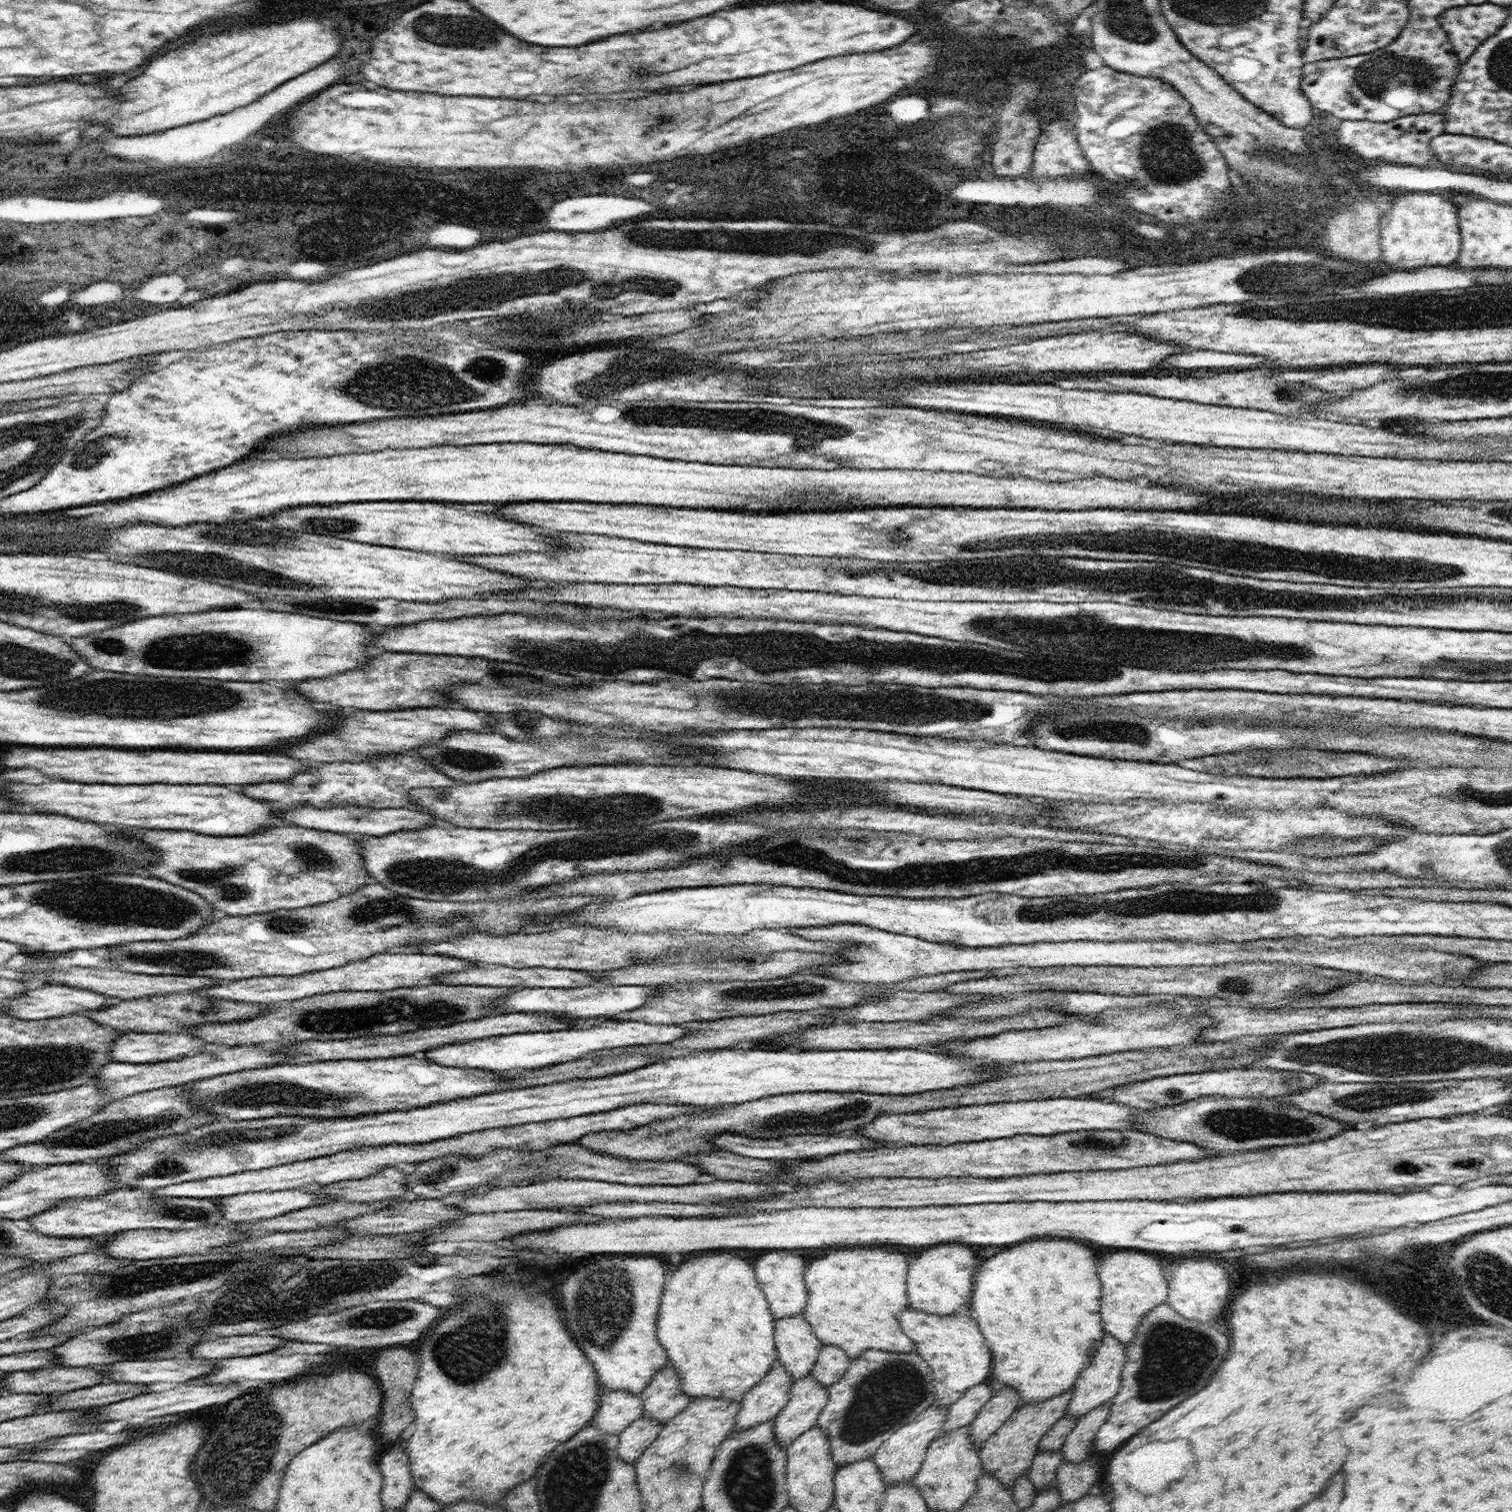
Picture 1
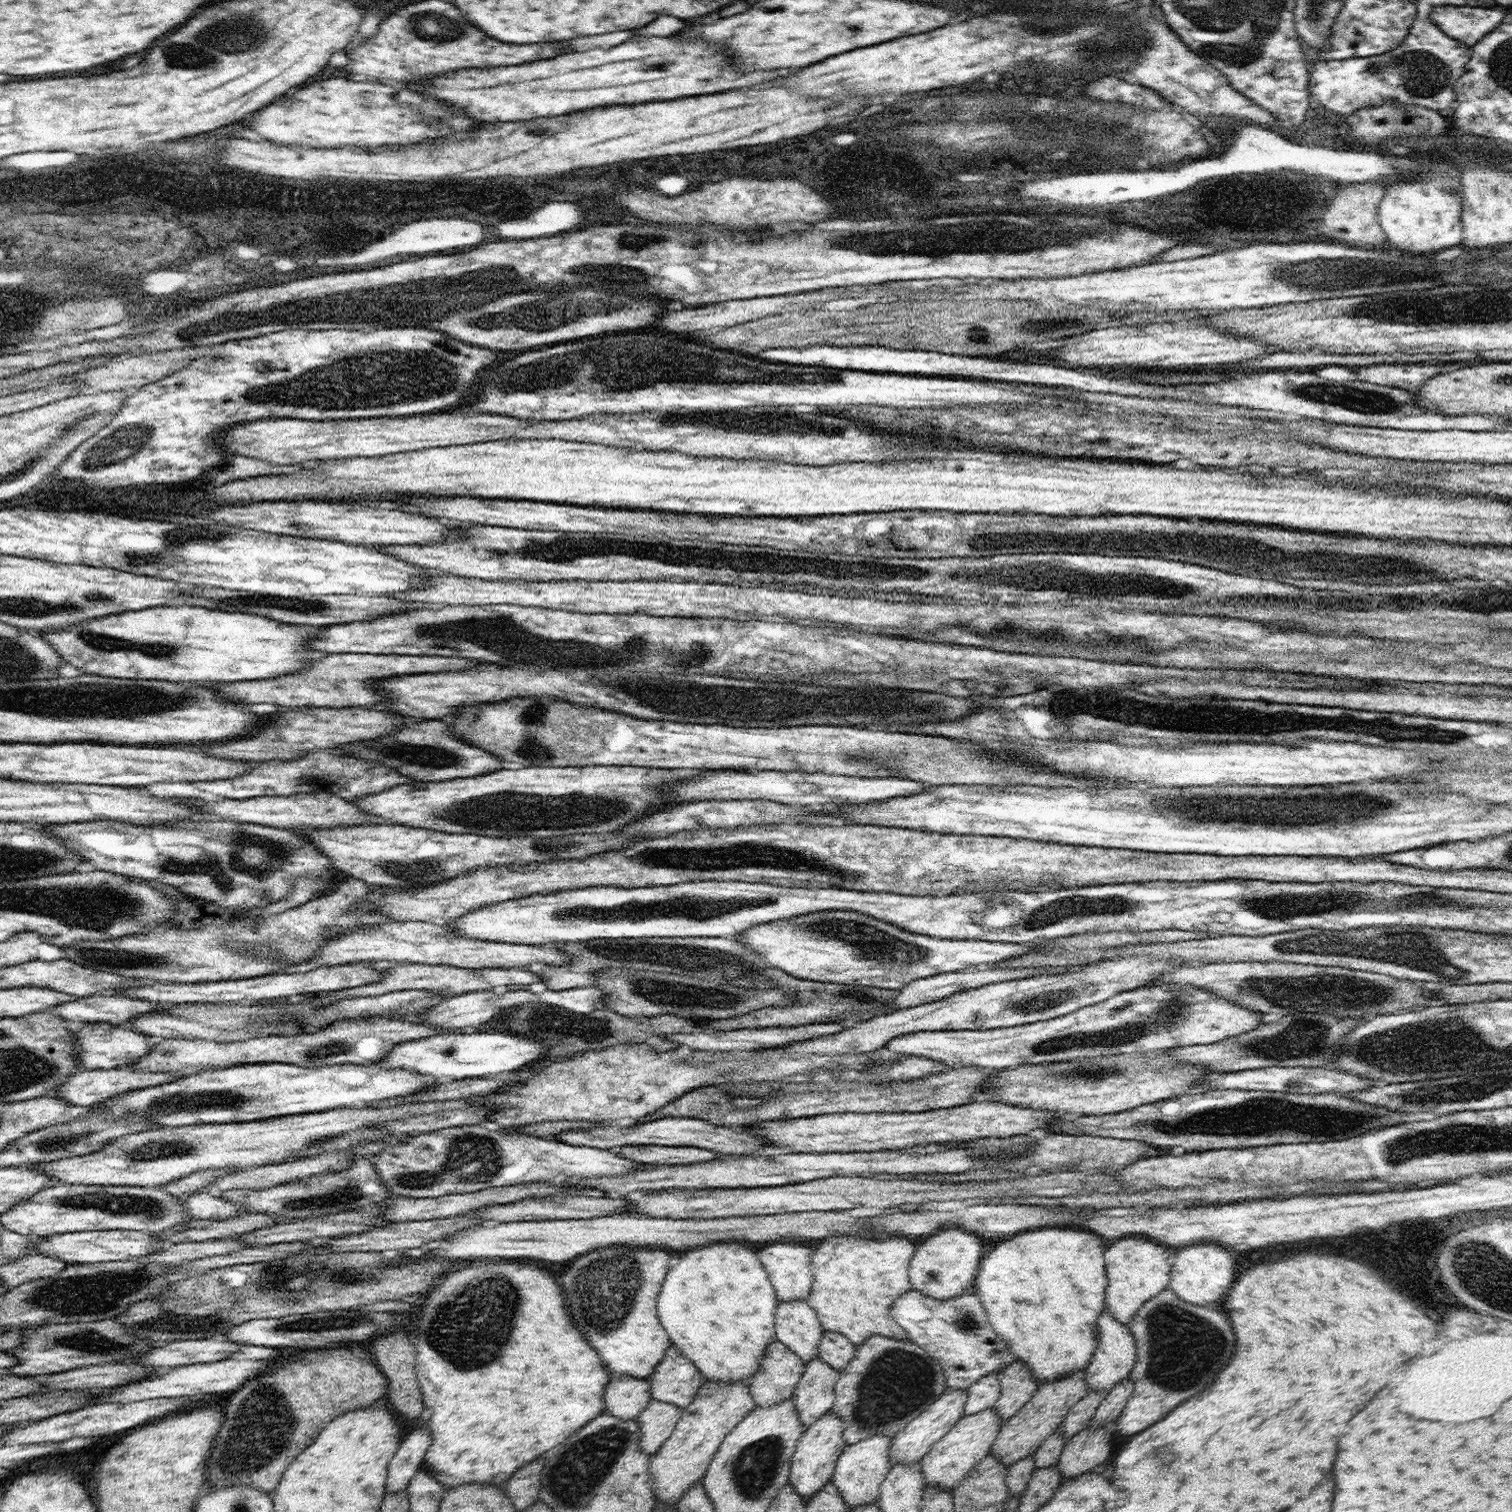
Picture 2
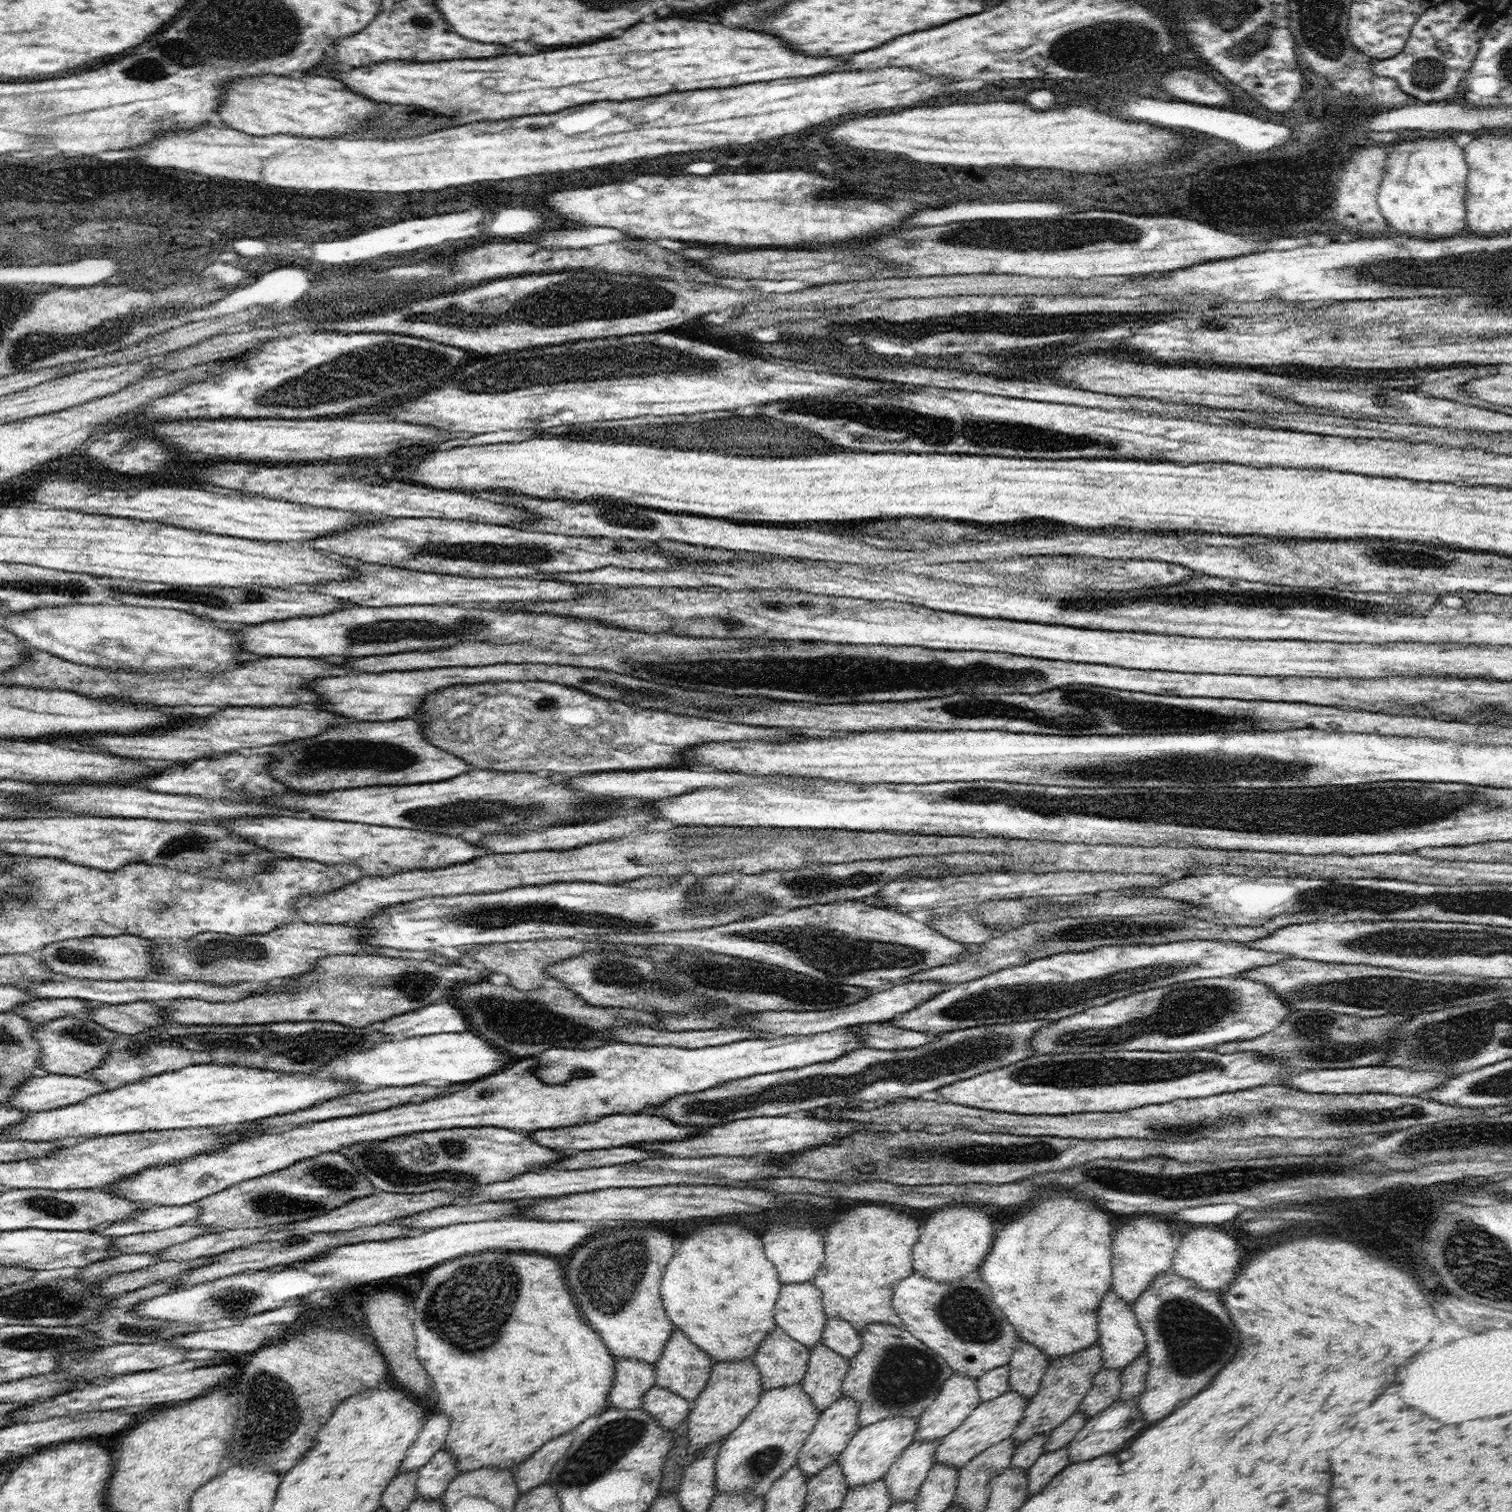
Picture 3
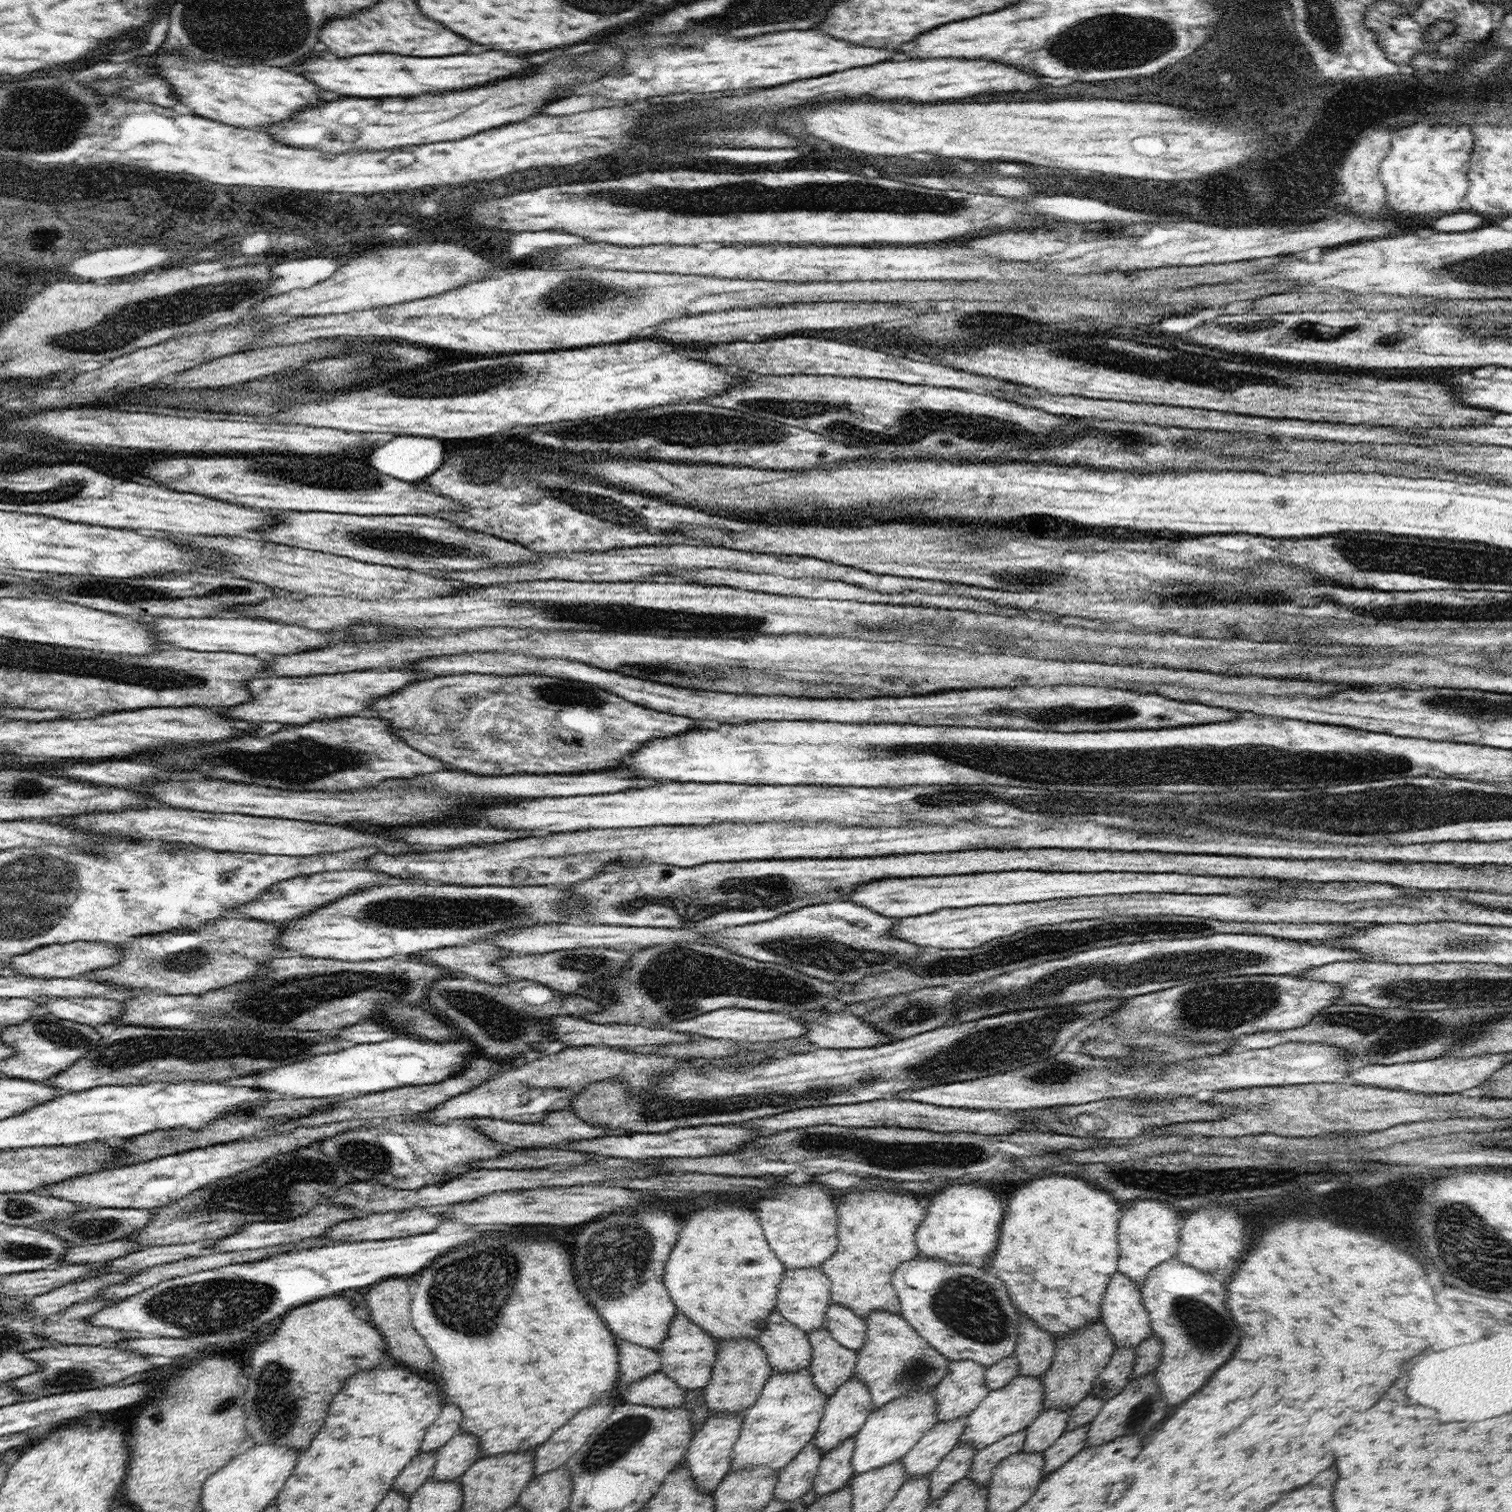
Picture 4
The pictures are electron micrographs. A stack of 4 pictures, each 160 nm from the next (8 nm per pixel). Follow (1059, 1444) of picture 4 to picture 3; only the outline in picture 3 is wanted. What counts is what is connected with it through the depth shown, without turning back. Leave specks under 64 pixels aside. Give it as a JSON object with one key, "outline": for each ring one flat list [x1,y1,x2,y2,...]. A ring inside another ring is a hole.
{"outline":[[1068,1446,1059,1448,1054,1452,1043,1453,1029,1468,1029,1489,1027,1496,1030,1498,1038,1494,1063,1468,1070,1464]]}

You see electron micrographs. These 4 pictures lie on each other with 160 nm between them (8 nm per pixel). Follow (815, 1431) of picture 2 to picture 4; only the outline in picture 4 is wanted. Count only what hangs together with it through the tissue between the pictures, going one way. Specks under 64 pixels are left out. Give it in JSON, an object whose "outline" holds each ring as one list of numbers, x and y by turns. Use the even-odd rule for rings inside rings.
{"outline":[[853,1374,829,1397,823,1417,819,1422,814,1440,823,1456,833,1448,836,1448,843,1440,854,1437,866,1422,868,1415,872,1412,873,1400,870,1389,863,1380,860,1380]]}

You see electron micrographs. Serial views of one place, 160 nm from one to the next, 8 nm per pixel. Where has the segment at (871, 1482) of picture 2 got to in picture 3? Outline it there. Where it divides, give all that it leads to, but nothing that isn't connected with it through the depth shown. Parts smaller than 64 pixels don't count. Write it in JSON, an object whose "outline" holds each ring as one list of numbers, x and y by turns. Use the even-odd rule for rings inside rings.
{"outline":[[898,1415,880,1420,879,1423,862,1427,847,1444,839,1456,838,1462,842,1472,853,1489,864,1483,880,1480,896,1462,901,1452,915,1440,917,1431,917,1417,904,1417]]}

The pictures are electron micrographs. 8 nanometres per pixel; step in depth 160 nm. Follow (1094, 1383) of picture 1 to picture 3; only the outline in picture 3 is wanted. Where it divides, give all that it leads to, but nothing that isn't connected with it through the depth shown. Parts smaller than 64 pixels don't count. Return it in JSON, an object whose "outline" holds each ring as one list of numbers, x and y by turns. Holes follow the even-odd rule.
{"outline":[[1112,1288,1102,1299,1100,1312,1097,1318,1097,1328,1099,1331,1098,1344,1103,1350,1103,1368,1122,1370,1138,1356,1145,1354,1147,1350,1146,1337,1140,1326,1131,1305,1120,1298]]}

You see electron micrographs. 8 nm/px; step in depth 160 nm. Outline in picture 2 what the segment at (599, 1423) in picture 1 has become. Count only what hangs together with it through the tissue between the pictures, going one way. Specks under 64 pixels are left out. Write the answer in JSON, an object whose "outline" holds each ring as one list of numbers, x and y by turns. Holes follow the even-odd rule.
{"outline":[[611,1375,604,1400,605,1412,622,1420,636,1419,651,1401,649,1379]]}

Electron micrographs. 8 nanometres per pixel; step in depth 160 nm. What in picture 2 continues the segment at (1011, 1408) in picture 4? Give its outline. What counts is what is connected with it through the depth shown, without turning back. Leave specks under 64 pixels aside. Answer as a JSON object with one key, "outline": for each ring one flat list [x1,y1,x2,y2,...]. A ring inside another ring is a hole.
{"outline":[[992,1407,976,1414,963,1415,938,1442,931,1446,930,1452,921,1458,919,1463,924,1473,925,1484,942,1487,952,1493,958,1482,964,1480,968,1472,991,1452,991,1446,998,1438,1002,1423,1001,1416]]}

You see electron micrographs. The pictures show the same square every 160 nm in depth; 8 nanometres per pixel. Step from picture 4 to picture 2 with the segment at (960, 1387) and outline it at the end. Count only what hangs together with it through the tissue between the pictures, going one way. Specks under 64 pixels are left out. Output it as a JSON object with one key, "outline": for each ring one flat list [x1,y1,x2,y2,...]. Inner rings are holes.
{"outline":[[947,1388,943,1396,940,1396,936,1402,933,1402,928,1407,928,1410,921,1412,893,1436,891,1450,889,1450,891,1463,895,1465,920,1462,921,1458,930,1452,931,1446,938,1442,963,1417,967,1400,967,1389]]}

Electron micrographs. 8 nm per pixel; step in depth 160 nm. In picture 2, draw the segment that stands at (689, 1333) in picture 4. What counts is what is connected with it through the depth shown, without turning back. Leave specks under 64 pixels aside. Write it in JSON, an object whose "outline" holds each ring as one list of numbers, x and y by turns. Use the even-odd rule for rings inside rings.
{"outline":[[670,1345,664,1358,649,1376,651,1398,686,1408,696,1396,705,1378,676,1345]]}

